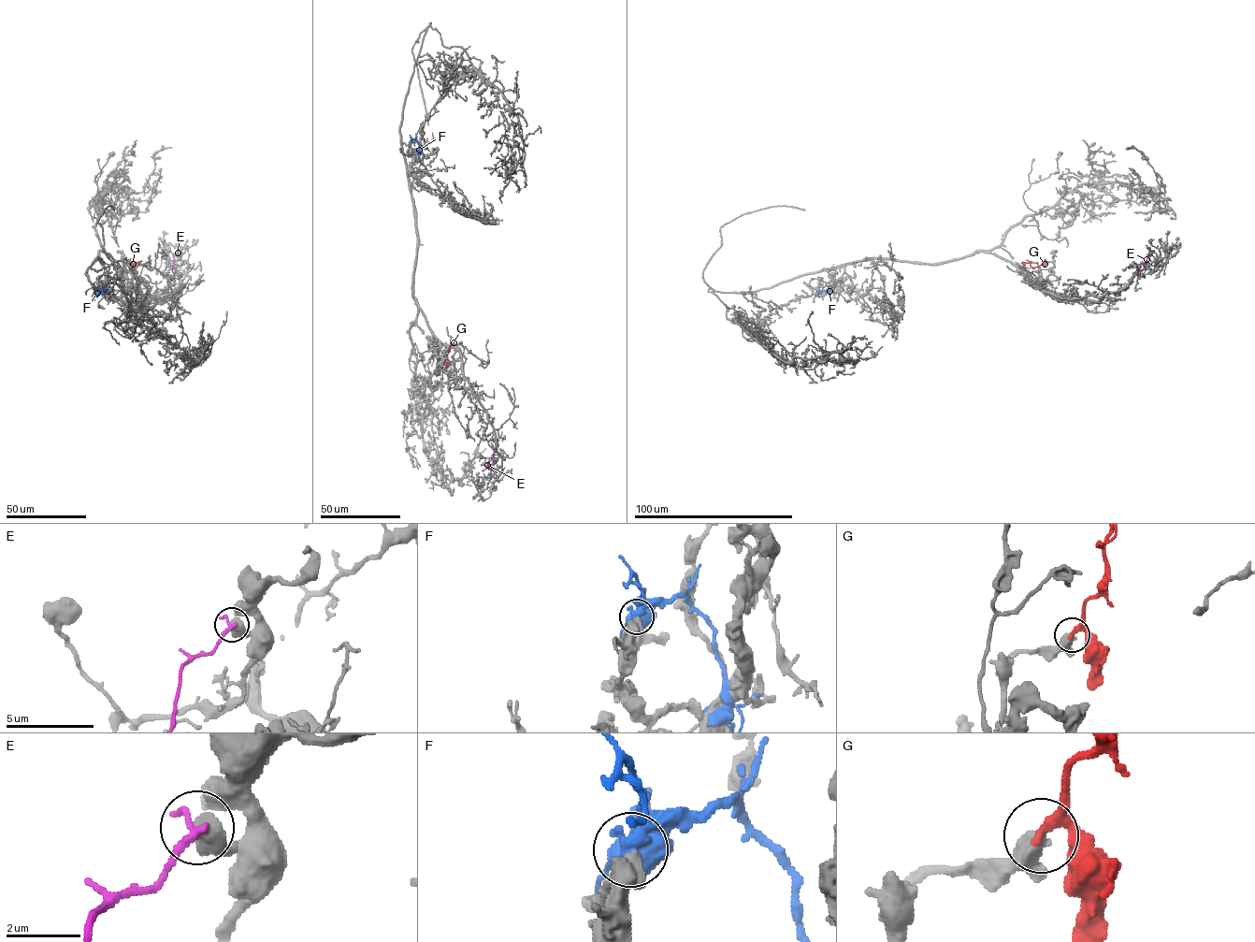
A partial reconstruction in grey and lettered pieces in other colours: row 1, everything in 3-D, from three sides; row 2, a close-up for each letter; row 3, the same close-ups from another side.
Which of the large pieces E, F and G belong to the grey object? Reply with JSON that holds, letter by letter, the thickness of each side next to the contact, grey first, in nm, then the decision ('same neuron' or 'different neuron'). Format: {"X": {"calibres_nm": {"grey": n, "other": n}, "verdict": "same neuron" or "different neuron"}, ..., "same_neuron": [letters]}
{"E": {"calibres_nm": {"grey": 600, "other": 190}, "verdict": "different neuron"}, "F": {"calibres_nm": {"grey": 320, "other": 280}, "verdict": "different neuron"}, "G": {"calibres_nm": {"grey": 550, "other": 240}, "verdict": "same neuron"}, "same_neuron": ["G"]}

